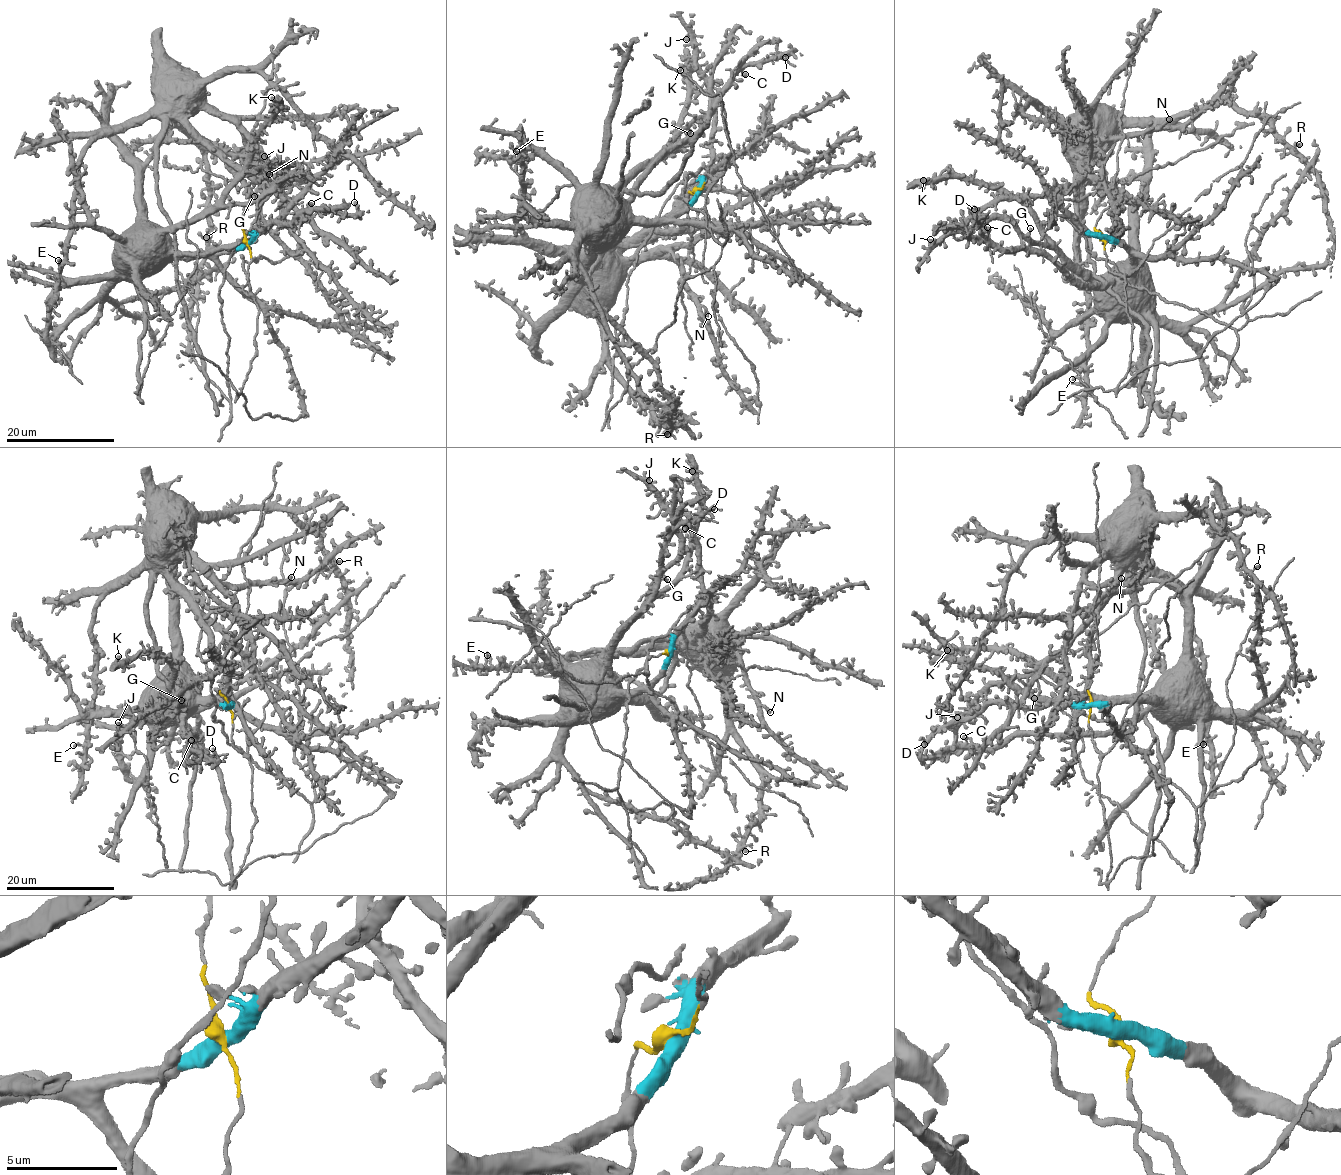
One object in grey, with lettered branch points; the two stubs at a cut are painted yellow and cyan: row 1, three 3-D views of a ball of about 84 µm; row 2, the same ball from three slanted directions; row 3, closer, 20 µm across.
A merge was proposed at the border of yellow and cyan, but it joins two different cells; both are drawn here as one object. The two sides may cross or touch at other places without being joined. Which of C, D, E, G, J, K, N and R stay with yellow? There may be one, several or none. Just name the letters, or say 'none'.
E, J, N, R

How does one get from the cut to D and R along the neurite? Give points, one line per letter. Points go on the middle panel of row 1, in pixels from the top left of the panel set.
D: (697, 190), (668, 216), (632, 215), (631, 194), (702, 125), (727, 82), (749, 63), (786, 57)
R: (697, 190), (692, 231), (610, 253), (601, 310), (612, 373), (667, 435)

